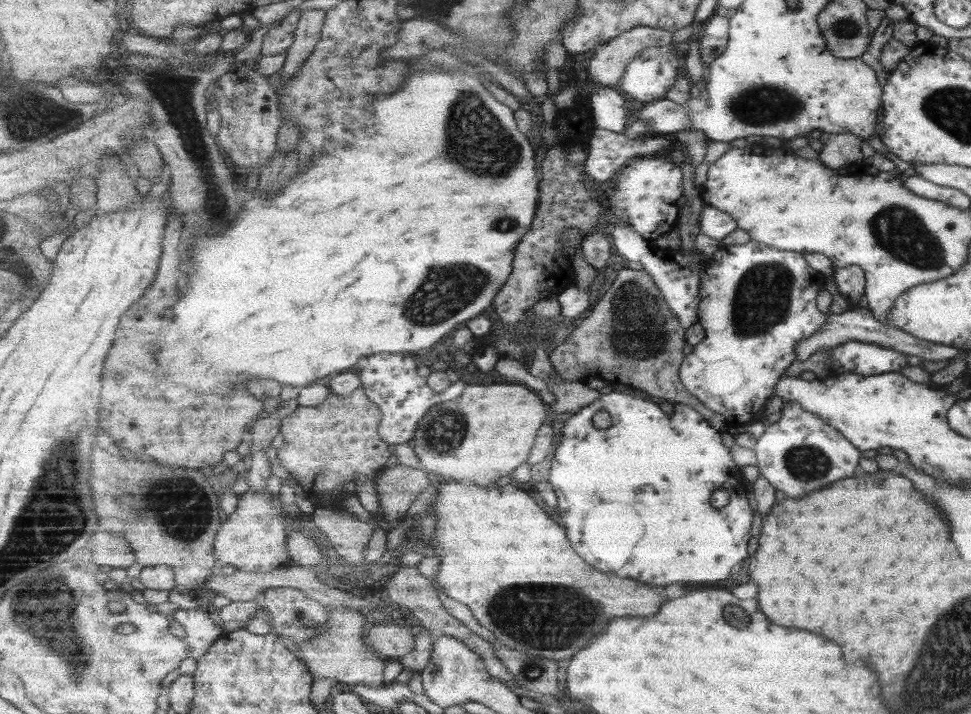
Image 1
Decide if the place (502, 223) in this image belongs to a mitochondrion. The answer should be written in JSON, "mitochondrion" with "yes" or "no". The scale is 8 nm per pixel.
{"mitochondrion":"yes"}

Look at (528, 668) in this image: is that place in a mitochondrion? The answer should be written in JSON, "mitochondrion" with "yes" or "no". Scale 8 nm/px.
{"mitochondrion":"yes"}

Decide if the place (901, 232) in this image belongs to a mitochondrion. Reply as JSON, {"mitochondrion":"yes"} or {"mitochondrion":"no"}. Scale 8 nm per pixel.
{"mitochondrion":"yes"}

